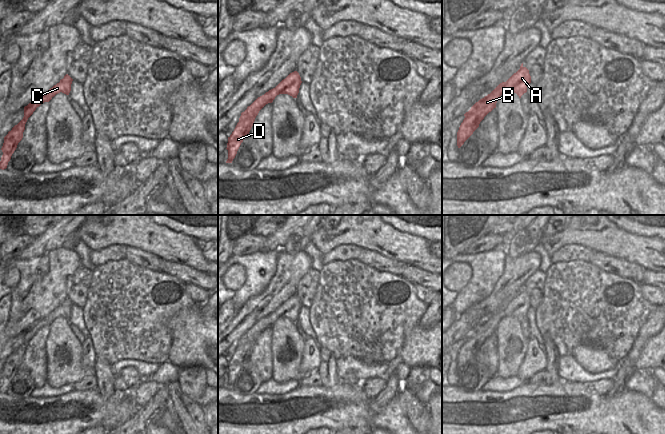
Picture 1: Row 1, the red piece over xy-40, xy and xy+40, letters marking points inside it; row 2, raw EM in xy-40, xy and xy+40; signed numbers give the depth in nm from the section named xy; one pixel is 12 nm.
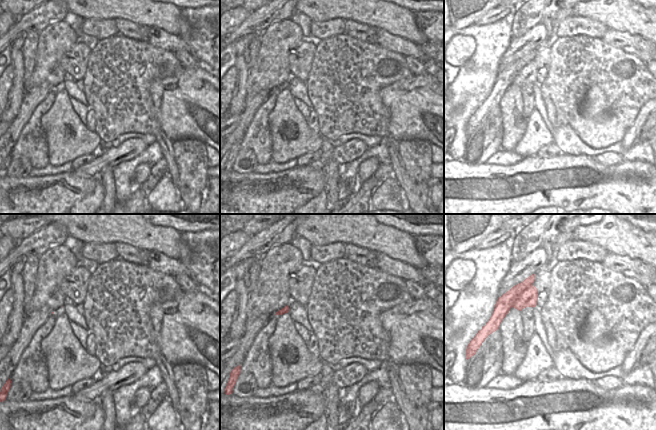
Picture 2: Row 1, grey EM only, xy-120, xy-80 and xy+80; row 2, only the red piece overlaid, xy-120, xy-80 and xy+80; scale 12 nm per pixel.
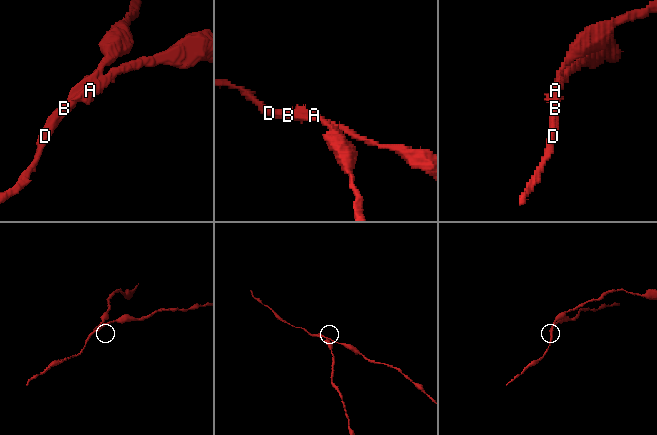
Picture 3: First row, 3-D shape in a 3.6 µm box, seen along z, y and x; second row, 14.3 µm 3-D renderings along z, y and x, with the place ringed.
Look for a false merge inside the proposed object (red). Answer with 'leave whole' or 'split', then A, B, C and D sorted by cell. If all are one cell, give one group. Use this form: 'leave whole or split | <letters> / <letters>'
split | A C / B D

